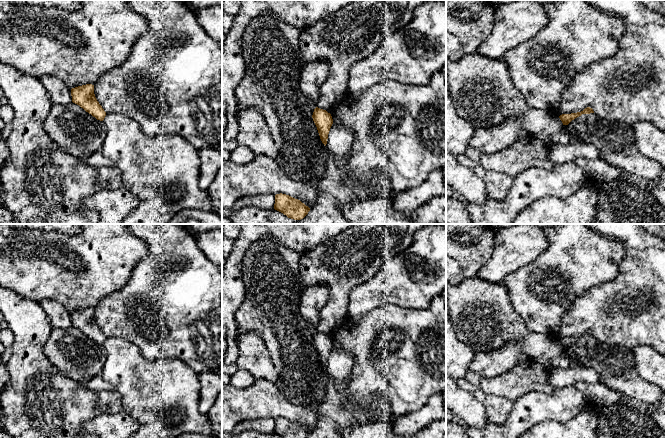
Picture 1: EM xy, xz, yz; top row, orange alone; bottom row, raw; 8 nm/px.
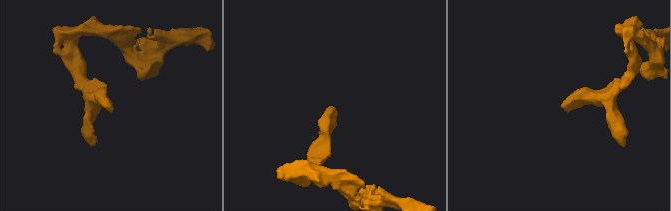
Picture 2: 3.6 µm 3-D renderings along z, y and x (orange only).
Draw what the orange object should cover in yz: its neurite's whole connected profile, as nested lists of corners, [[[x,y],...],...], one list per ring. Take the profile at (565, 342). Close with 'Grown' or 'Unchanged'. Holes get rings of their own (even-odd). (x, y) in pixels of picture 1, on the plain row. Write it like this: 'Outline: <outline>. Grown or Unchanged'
Outline: [[[587,331],[581,336],[571,337],[571,338],[562,338],[559,340],[559,342],[562,345],[563,349],[568,349],[572,344],[581,340],[582,338],[590,338],[590,337],[594,337],[594,335],[592,332]]]. Unchanged

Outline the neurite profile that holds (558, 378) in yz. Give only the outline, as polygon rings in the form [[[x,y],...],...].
[[[595,337],[582,338],[572,344],[568,349],[564,349],[565,357],[569,366],[565,369],[551,368],[547,370],[548,384],[554,389],[575,386],[577,382],[587,382],[600,384],[599,374],[592,368],[586,367],[577,359],[577,352],[582,348],[593,349],[597,345]]]

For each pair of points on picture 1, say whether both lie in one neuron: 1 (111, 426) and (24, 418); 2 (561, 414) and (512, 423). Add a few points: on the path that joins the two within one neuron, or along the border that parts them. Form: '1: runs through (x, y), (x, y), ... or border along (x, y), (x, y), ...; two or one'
1: border along (101, 413), (87, 420), (81, 427); two
2: runs through (549, 414), (524, 415); one

